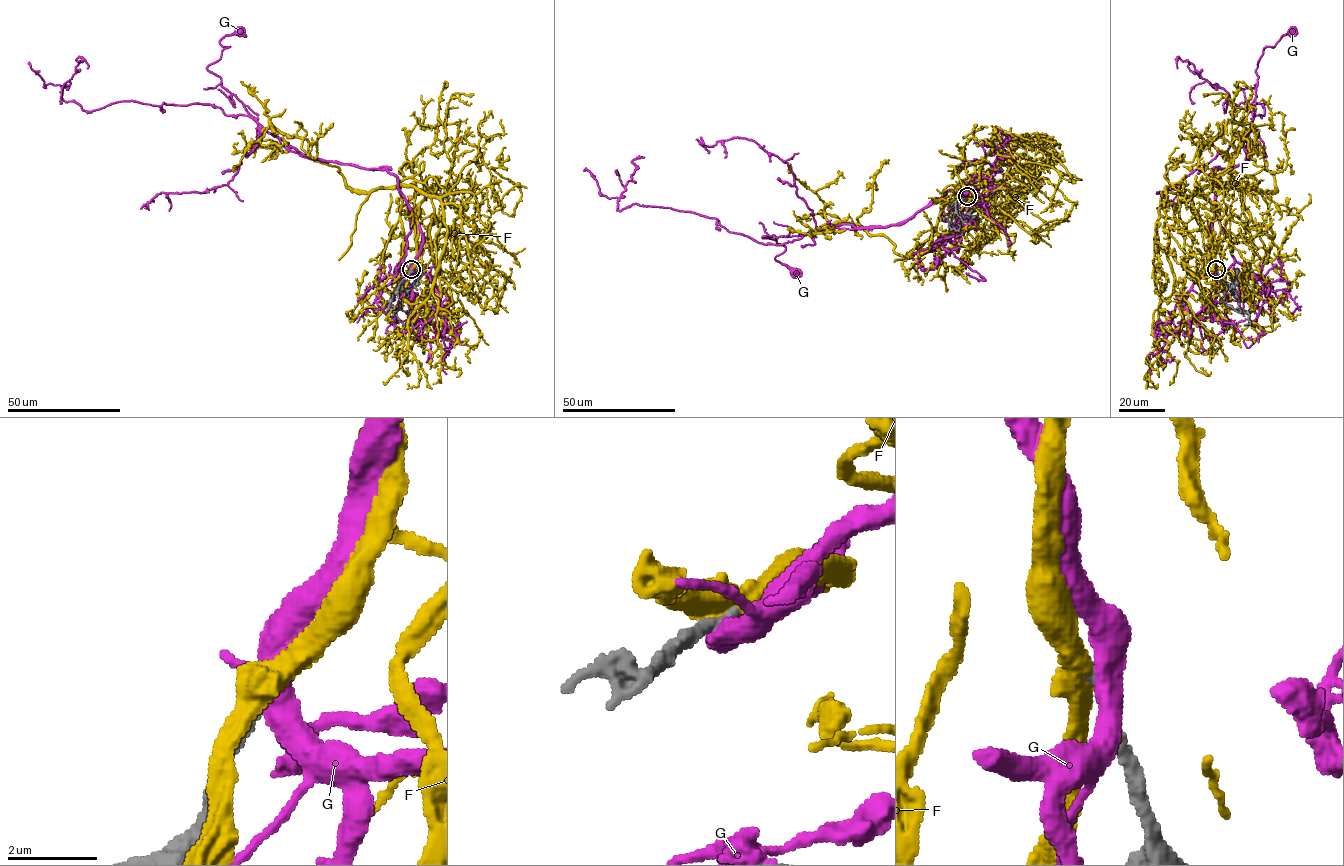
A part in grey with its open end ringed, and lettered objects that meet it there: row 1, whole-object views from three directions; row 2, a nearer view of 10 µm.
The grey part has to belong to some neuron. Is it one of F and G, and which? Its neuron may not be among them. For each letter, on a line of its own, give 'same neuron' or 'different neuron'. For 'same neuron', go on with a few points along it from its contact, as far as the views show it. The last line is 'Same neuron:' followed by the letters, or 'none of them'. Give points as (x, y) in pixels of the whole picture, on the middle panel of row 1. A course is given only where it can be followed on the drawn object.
F: same neuron | via (967, 197), (981, 177), (946, 204), (935, 232), (907, 257), (861, 226), (830, 224), (790, 164)
G: different neuron
Same neuron: F

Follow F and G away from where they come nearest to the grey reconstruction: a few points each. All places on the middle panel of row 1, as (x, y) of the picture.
F: (967, 197), (981, 177), (946, 204), (935, 232), (907, 257), (861, 226), (830, 224), (790, 164)
G: (967, 197), (978, 189), (947, 191), (884, 226), (763, 236), (785, 247), (775, 258), (794, 273)

